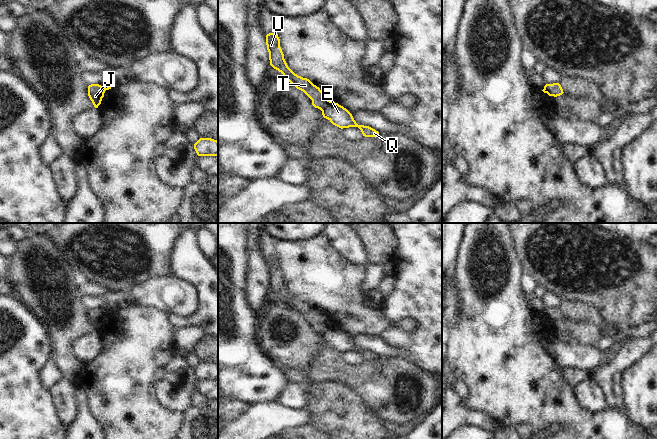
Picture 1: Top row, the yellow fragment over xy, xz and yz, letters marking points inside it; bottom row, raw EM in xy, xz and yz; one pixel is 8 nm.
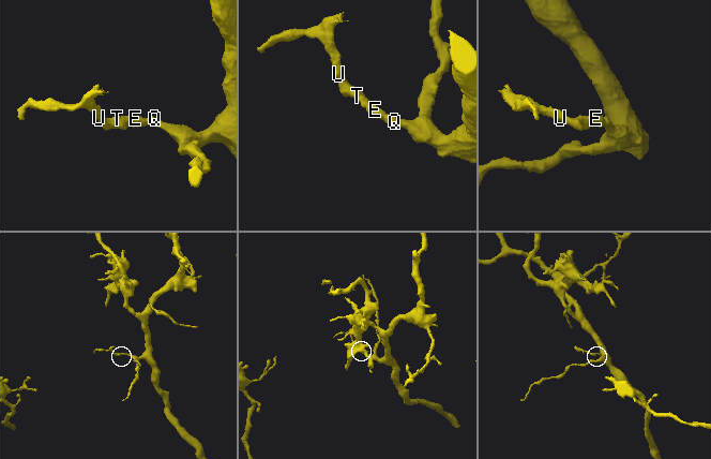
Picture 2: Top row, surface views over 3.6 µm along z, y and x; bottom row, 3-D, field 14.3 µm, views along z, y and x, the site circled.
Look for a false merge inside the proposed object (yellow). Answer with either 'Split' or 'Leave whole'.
Split

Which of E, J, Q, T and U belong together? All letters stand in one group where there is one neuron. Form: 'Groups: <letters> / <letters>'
Groups: E Q / J T U

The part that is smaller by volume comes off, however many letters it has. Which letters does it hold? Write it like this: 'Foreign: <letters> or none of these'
Foreign: J, T, U

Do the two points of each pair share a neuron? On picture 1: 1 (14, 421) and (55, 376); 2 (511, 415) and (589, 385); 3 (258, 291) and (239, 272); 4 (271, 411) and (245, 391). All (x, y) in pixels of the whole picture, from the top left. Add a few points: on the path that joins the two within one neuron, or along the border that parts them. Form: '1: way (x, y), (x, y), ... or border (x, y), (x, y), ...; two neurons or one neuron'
1: border (45, 364), (40, 371), (40, 382), (48, 391); two neurons
2: border (573, 387), (576, 401), (587, 411); two neurons
3: border (248, 255), (244, 288), (244, 298), (246, 301); two neurons
4: border (274, 399), (251, 404); two neurons

